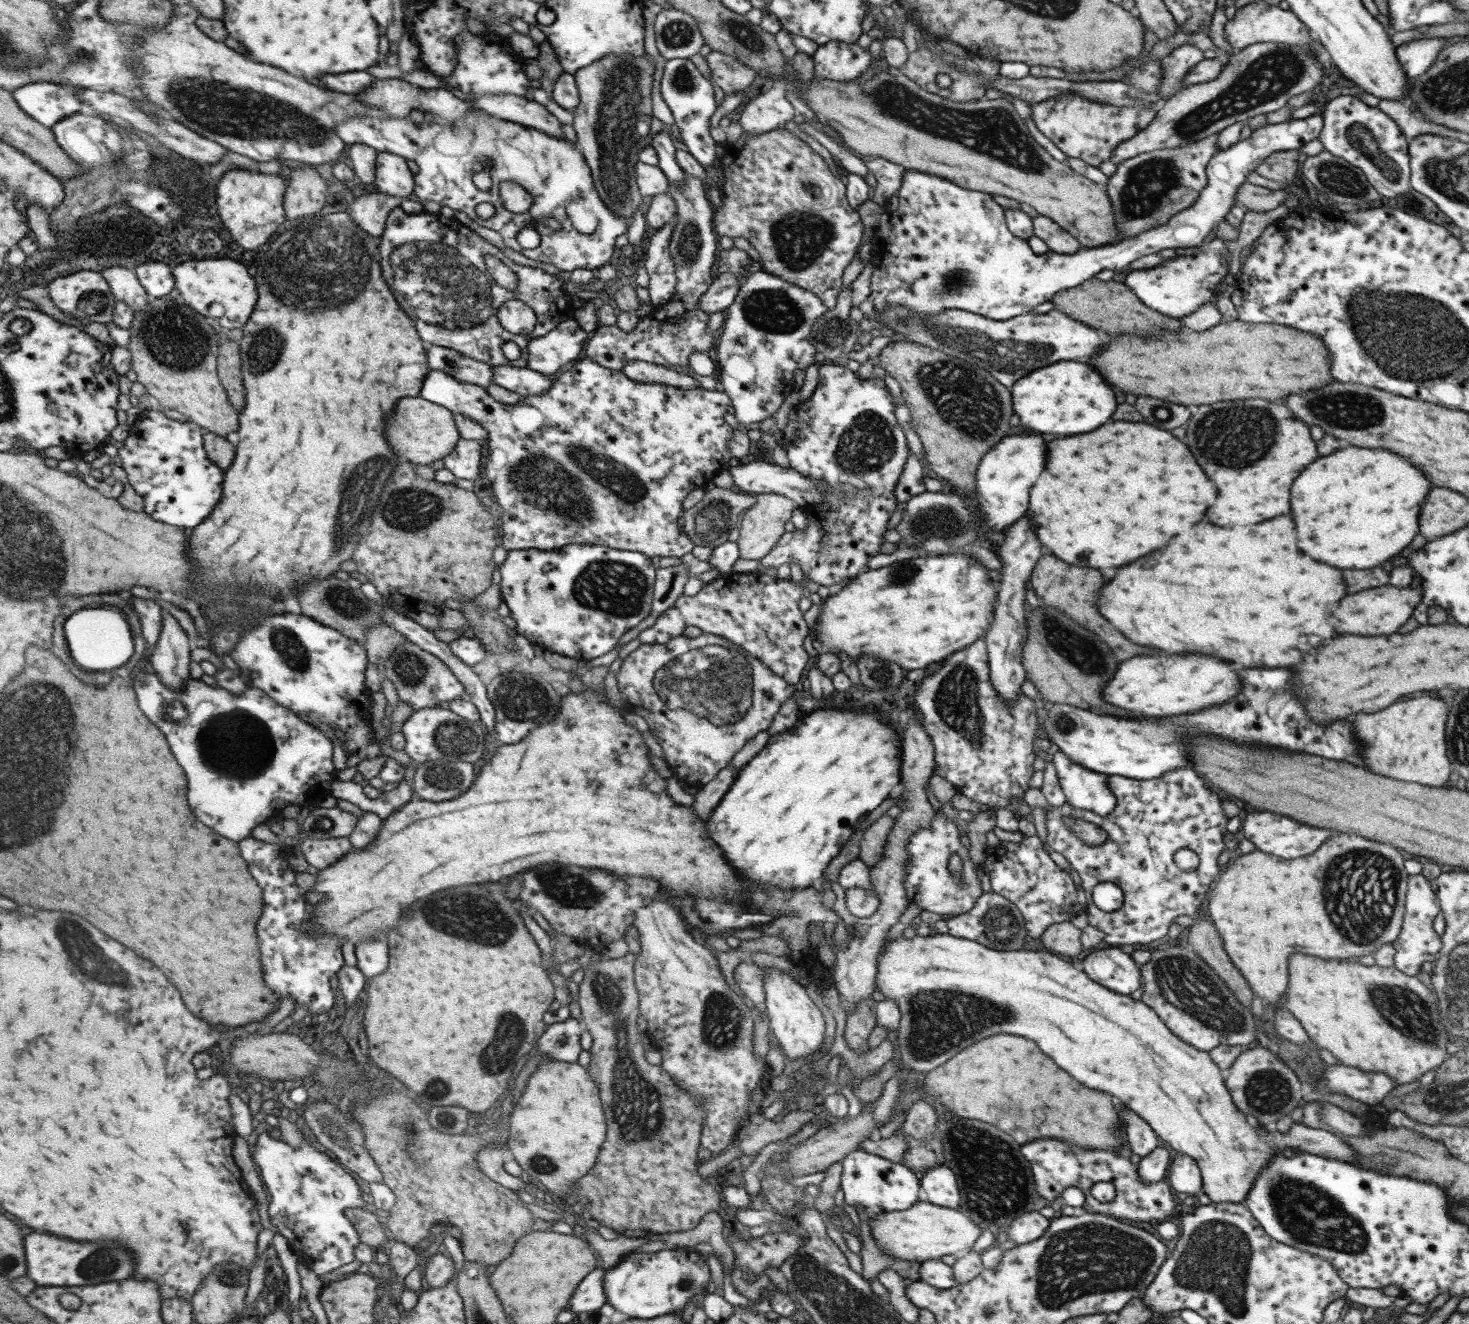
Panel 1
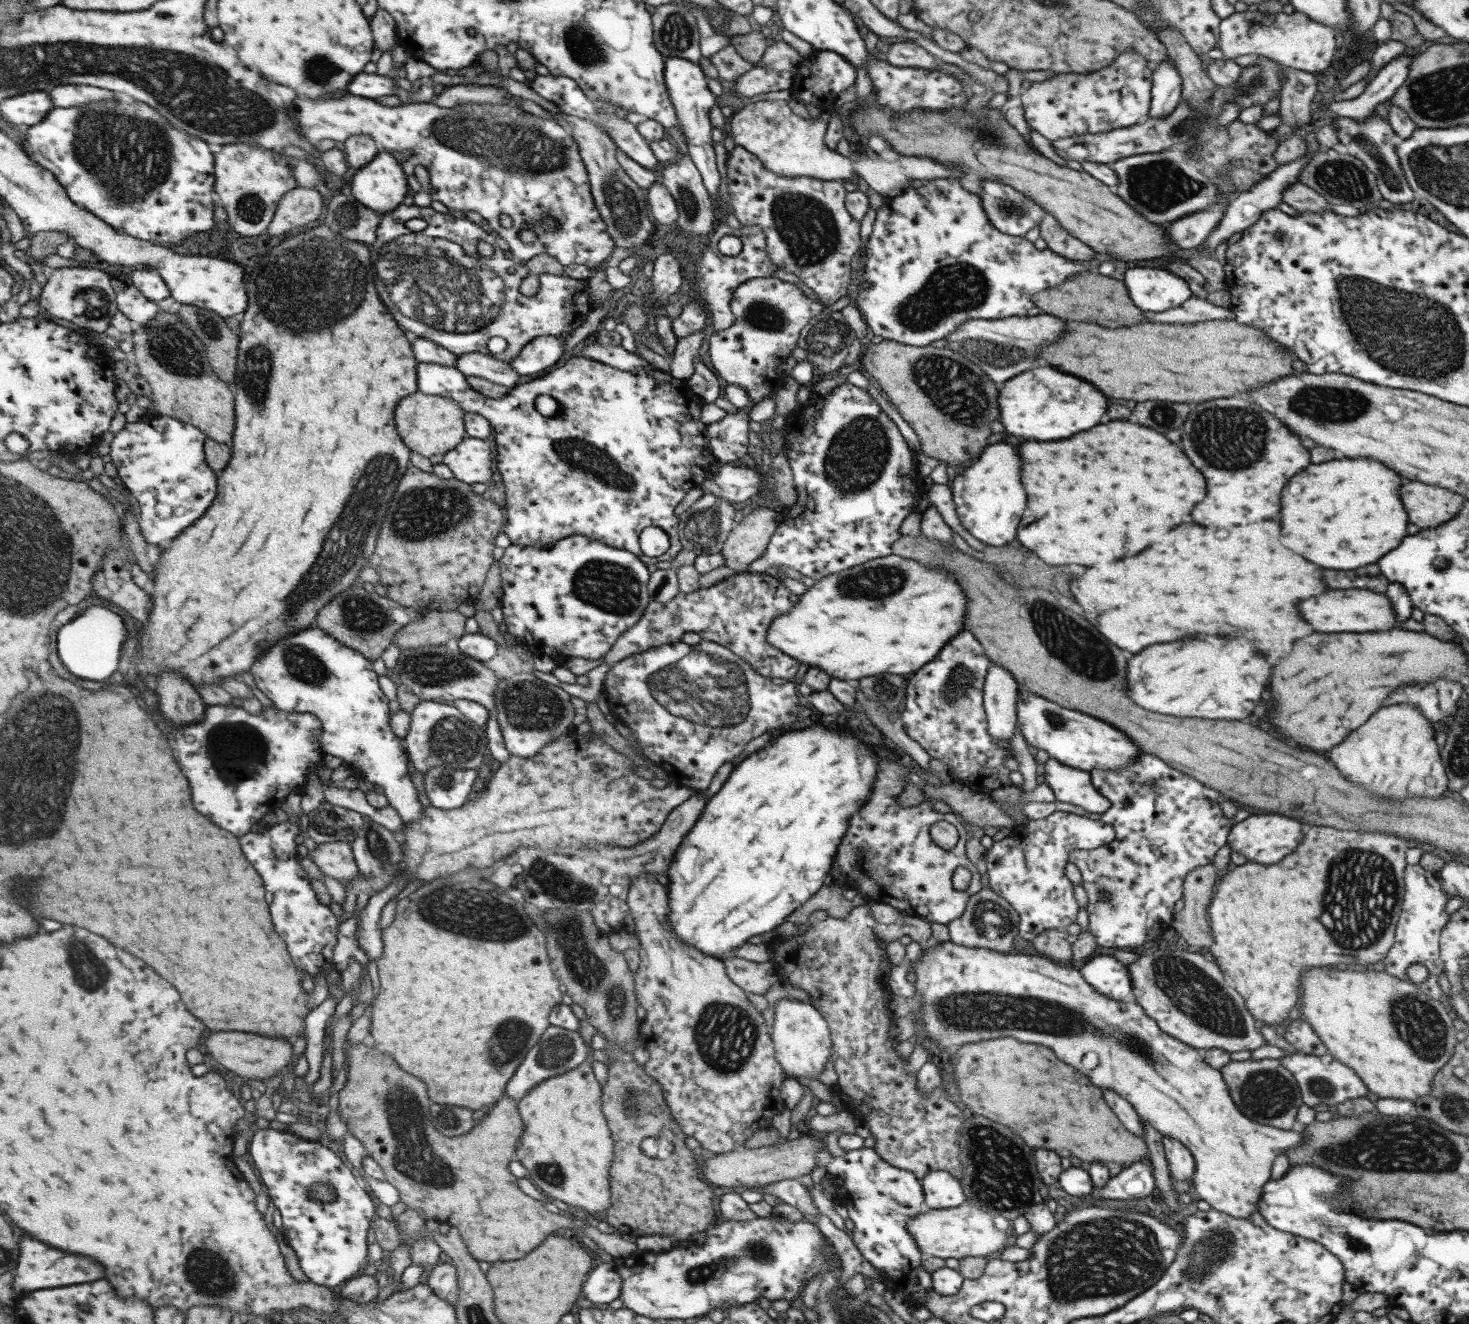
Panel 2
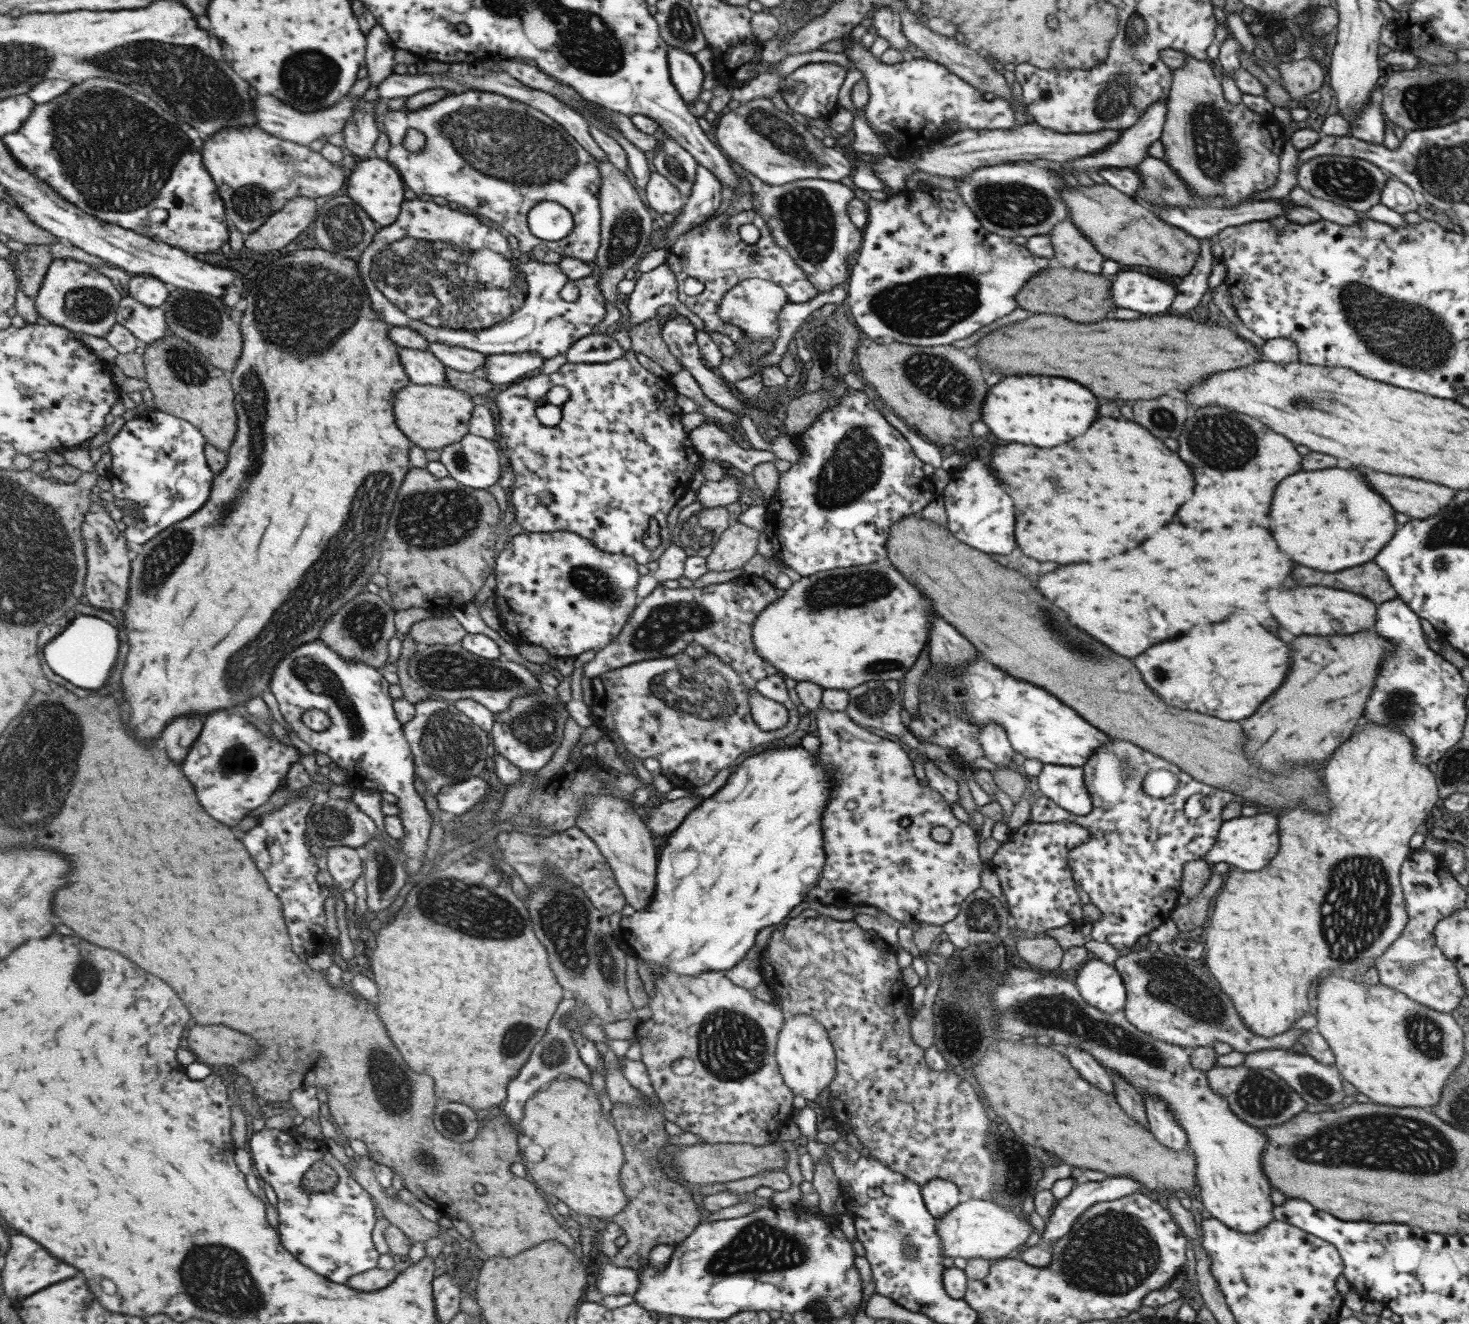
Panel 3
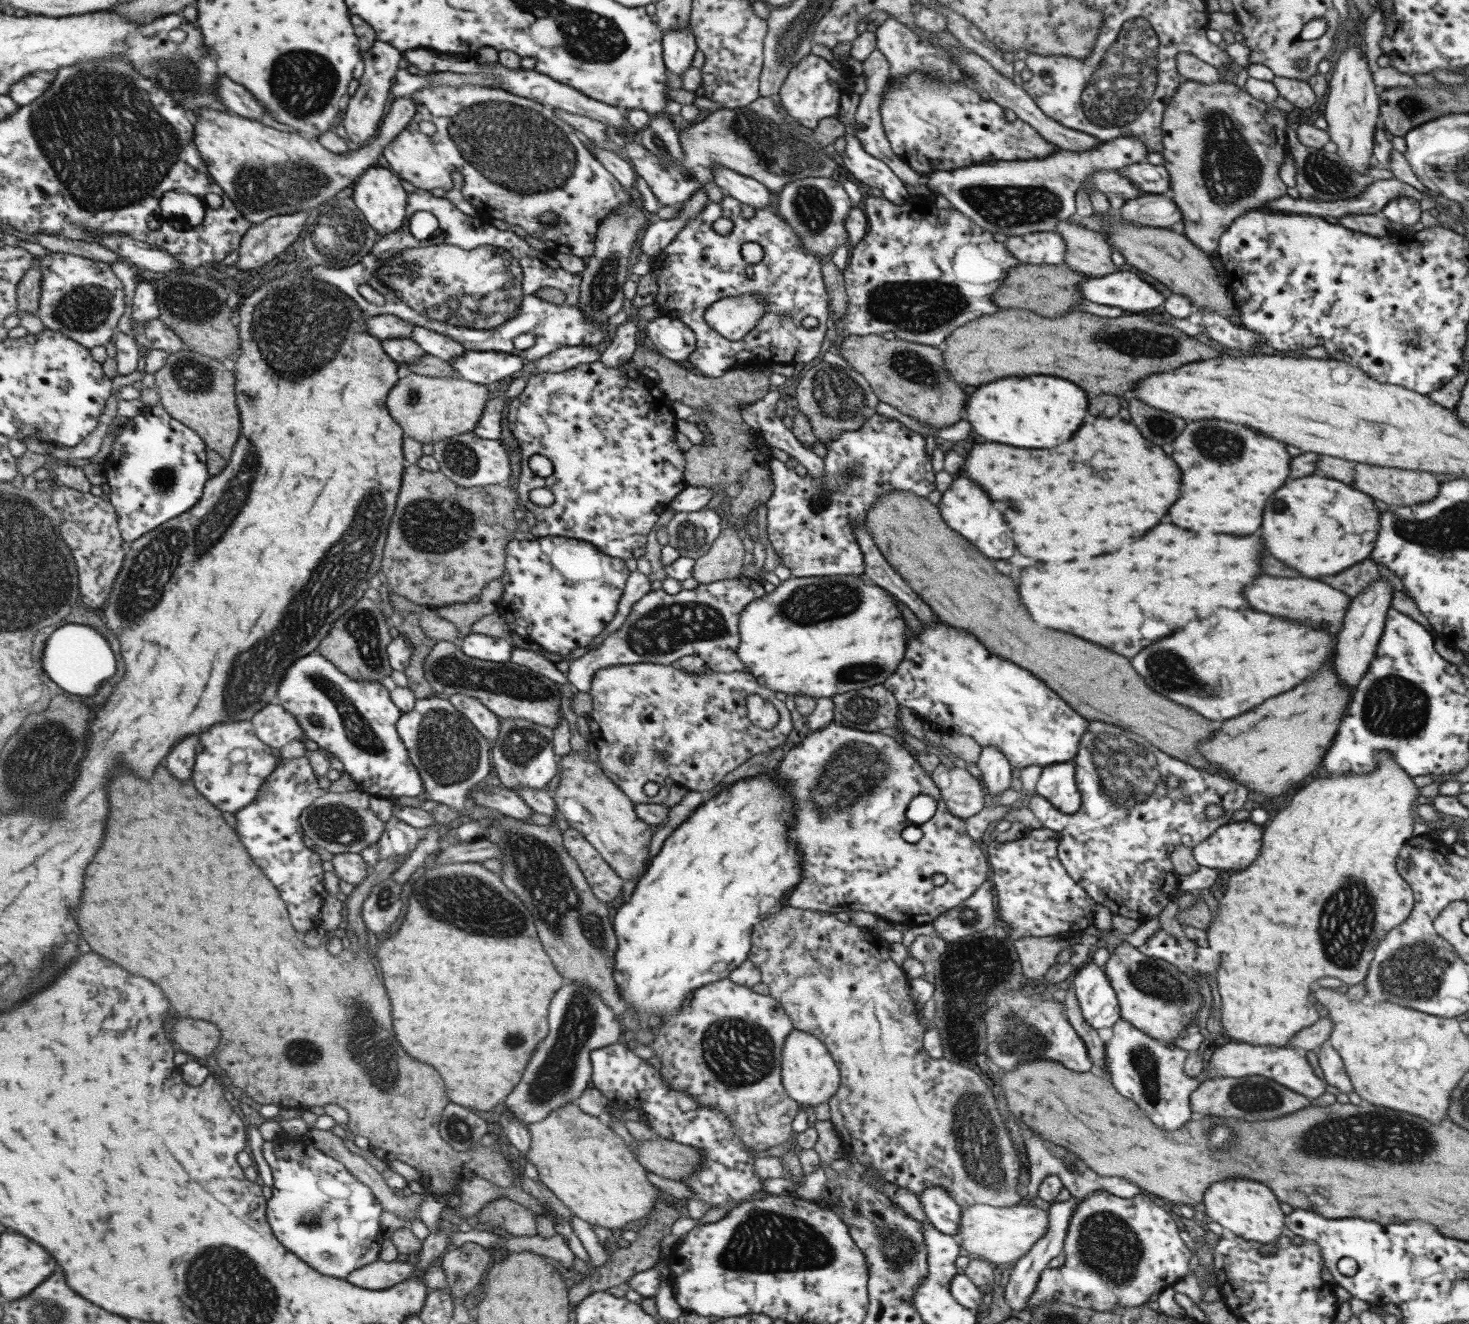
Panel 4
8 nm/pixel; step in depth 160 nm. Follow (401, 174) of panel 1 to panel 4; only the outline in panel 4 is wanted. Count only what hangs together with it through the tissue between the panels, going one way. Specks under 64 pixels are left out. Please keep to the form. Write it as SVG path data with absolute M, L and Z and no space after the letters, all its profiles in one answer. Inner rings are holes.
M371 167L354 184L349 193L355 204L362 210L363 218L378 236L397 232L406 218L405 192L397 176L389 172L389 168Z

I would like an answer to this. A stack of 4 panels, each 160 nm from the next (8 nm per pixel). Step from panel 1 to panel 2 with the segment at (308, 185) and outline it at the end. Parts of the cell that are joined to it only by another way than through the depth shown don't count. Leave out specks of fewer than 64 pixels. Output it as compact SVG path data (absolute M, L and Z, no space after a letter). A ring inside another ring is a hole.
M297 187L289 190L283 196L271 222L268 236L283 236L289 234L301 226L307 226L313 220L319 220L319 216L325 210L325 202L321 191L314 188Z

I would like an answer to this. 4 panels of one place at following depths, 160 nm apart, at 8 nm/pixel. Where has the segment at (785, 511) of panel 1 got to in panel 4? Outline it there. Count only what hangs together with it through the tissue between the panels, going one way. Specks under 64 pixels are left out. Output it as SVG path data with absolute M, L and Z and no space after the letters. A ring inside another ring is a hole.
M737 527L721 530L707 552L694 559L692 577L698 584L735 578L740 575L743 554L748 549L747 541L737 537Z

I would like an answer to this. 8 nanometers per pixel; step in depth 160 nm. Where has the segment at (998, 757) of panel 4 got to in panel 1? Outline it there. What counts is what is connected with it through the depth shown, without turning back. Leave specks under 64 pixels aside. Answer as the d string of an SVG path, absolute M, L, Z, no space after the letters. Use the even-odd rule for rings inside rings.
M1027 516L1015 520L1009 528L1006 528L1003 543L999 546L997 554L1001 560L999 568L999 592L997 592L997 606L993 610L993 622L991 628L985 634L985 651L989 667L989 682L993 685L998 697L1004 703L1010 705L1016 697L1017 691L1027 674L1021 666L1021 650L1025 642L1025 587L1029 585L1030 574L1034 570L1034 564L1041 556L1041 544L1035 538L1031 530L1031 520Z

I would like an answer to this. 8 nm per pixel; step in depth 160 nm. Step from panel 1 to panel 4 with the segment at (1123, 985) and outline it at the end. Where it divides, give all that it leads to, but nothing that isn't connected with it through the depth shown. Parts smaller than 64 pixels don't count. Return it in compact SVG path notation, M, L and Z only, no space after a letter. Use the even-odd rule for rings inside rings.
M1087 963L1073 972L1071 989L1084 1021L1095 1030L1109 1028L1120 1018L1120 1010L1102 967Z

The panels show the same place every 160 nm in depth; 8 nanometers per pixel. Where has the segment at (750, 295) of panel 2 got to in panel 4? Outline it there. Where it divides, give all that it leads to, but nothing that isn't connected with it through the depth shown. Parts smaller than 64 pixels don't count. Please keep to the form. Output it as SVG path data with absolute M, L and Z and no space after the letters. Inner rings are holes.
M764 296L725 297L706 307L705 322L729 341L739 341L760 321L766 308Z

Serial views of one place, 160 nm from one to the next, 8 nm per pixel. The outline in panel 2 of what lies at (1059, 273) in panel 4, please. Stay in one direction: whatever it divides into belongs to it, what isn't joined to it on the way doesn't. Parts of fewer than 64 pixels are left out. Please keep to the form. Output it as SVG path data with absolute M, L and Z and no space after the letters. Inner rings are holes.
M1085 271L1079 274L1066 278L1061 284L1040 290L1038 293L1032 293L1031 300L1033 306L1037 306L1043 313L1047 313L1061 320L1077 320L1077 322L1095 322L1099 326L1107 326L1107 328L1119 328L1119 326L1133 326L1137 322L1143 322L1144 311L1137 308L1131 298L1127 296L1128 292L1123 284L1123 281L1114 279L1109 275L1109 272L1099 271Z

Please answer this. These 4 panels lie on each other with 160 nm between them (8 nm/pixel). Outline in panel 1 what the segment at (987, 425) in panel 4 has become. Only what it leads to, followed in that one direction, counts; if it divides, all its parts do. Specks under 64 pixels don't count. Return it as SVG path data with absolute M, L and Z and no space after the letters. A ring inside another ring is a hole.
M1055 362L1051 366L1045 366L1041 370L1031 372L1029 376L1019 378L1013 388L1011 388L1011 404L1015 414L1021 418L1019 422L1033 432L1041 432L1041 434L1081 434L1081 432L1091 432L1097 426L1101 426L1115 410L1115 394L1109 388L1109 384L1105 382L1105 378L1101 378L1101 374L1097 374L1091 366L1083 364L1083 362Z

